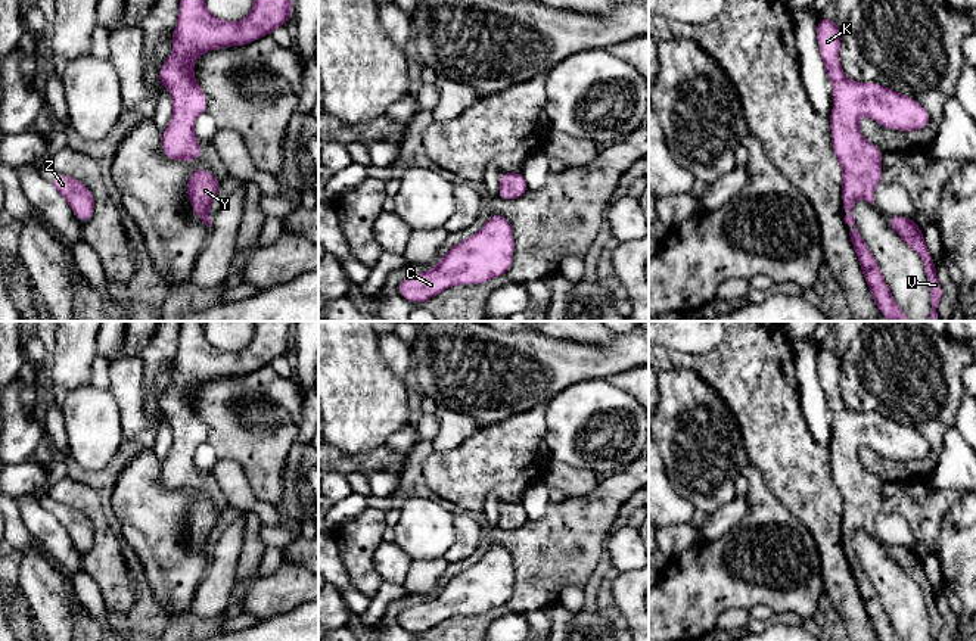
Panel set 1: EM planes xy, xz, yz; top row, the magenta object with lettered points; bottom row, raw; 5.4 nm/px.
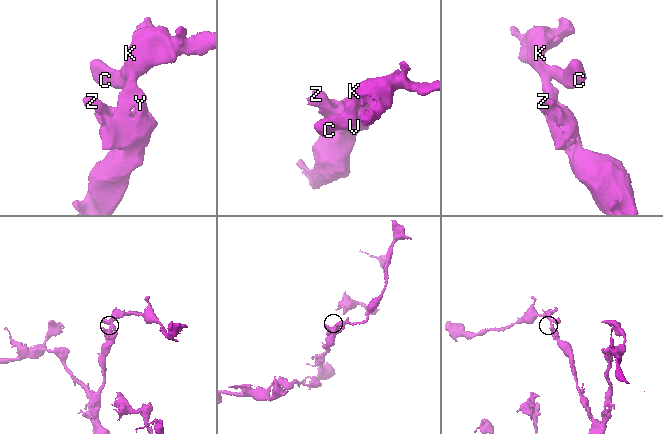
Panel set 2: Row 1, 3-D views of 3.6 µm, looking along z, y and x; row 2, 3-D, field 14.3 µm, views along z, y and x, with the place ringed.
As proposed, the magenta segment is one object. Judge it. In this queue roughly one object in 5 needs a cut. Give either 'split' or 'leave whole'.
leave whole

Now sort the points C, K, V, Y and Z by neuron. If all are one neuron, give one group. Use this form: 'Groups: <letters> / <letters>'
Groups: C K V Y Z

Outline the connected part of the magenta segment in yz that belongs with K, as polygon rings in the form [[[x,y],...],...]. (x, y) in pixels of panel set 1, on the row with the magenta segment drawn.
[[[818,18],[817,21],[817,40],[821,59],[824,62],[824,68],[827,77],[833,85],[833,111],[829,118],[832,125],[832,143],[833,152],[842,165],[843,180],[842,180],[842,209],[846,212],[845,223],[852,225],[854,230],[849,231],[851,242],[855,249],[855,255],[860,259],[861,271],[864,273],[865,281],[870,287],[873,301],[876,302],[882,315],[889,318],[890,321],[910,321],[904,311],[899,308],[896,301],[893,299],[882,270],[865,245],[861,233],[855,225],[855,220],[852,217],[852,206],[858,199],[864,199],[874,205],[874,189],[882,181],[882,155],[883,152],[871,141],[867,141],[860,131],[858,119],[865,115],[874,119],[879,125],[898,130],[898,131],[916,131],[924,130],[930,116],[929,112],[917,103],[910,96],[899,94],[888,87],[883,87],[877,83],[857,83],[851,81],[842,71],[842,65],[839,60],[840,50],[840,25],[832,19]]]

